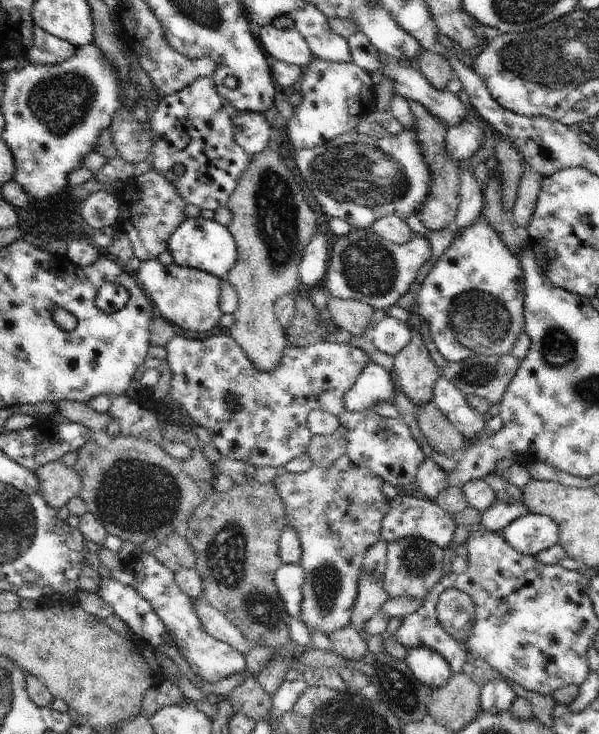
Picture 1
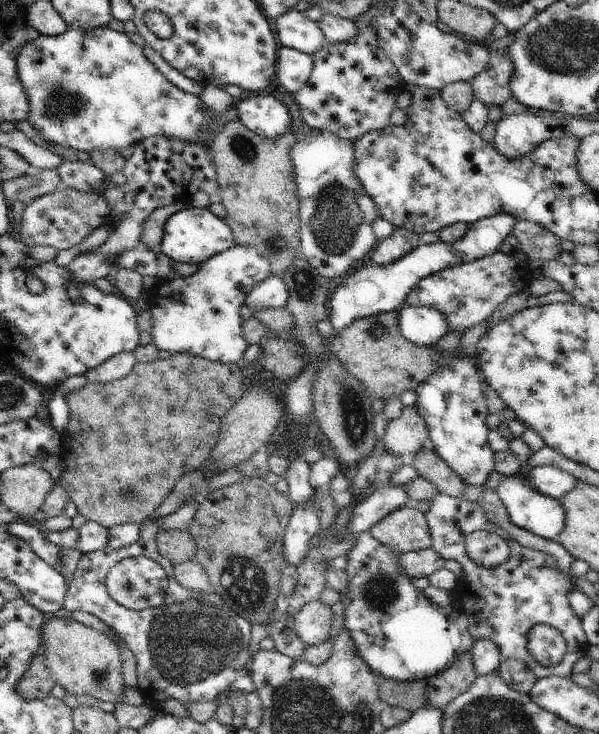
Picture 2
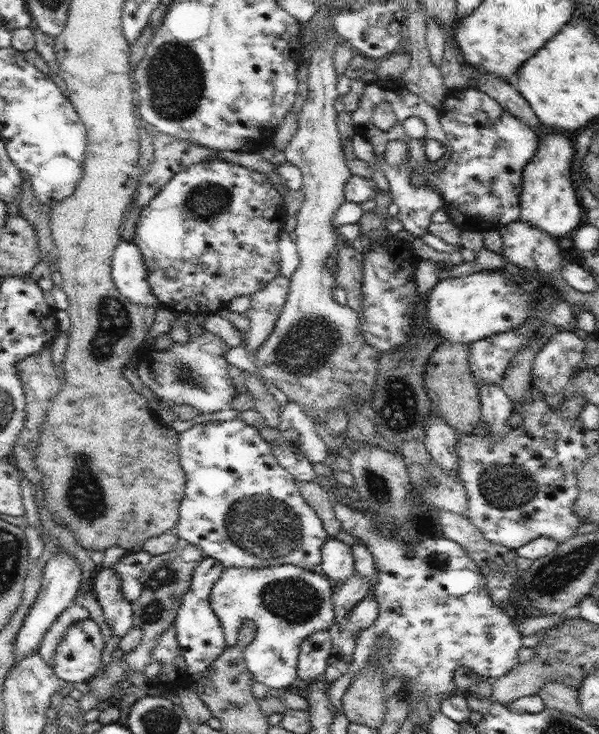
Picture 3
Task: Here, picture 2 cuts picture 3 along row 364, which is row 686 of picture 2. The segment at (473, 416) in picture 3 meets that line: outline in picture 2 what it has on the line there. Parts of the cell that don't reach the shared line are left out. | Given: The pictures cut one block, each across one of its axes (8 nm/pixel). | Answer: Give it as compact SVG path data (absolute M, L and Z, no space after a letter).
M471 651L459 655L446 670L427 680L428 705L444 710L477 679Z

